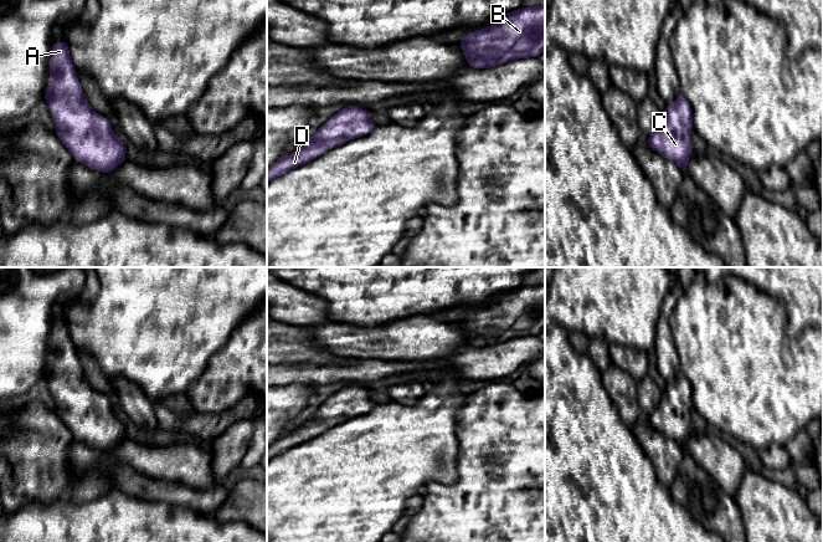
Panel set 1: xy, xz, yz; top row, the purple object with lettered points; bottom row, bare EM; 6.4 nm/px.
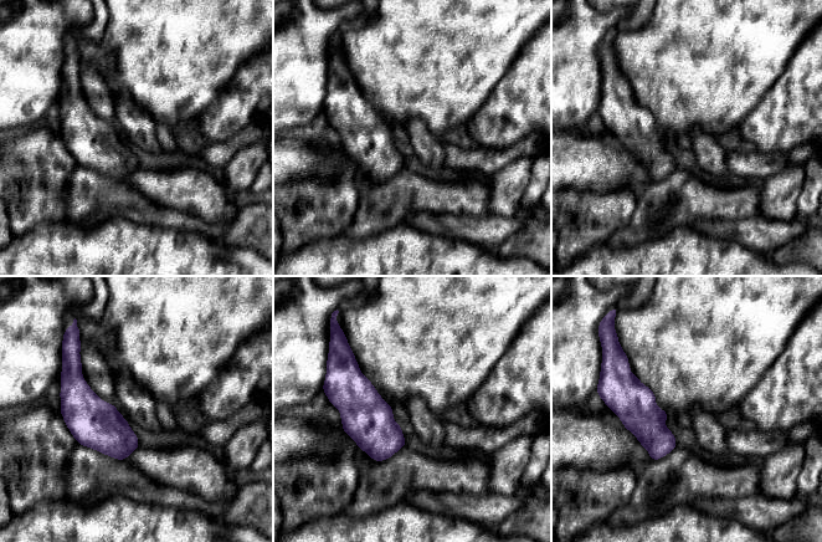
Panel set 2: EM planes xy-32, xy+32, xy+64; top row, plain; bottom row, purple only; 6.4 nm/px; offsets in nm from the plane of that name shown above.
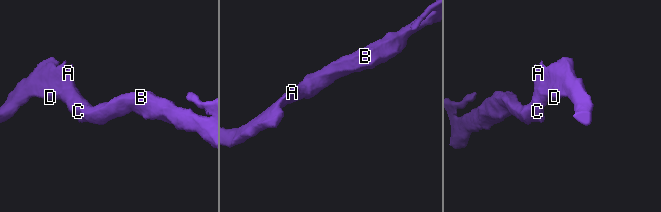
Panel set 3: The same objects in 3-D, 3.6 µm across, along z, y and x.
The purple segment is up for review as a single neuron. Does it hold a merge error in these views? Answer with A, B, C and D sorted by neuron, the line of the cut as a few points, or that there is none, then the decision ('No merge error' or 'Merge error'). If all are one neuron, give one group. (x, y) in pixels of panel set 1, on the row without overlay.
Groups: A B C D. No split. No merge error

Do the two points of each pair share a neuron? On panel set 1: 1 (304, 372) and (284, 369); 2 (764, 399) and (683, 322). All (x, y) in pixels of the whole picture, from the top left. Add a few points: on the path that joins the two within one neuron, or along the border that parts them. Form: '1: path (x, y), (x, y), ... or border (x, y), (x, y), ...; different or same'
1: path (299, 372), (289, 372); same
2: path (744, 379), (703, 338); same

